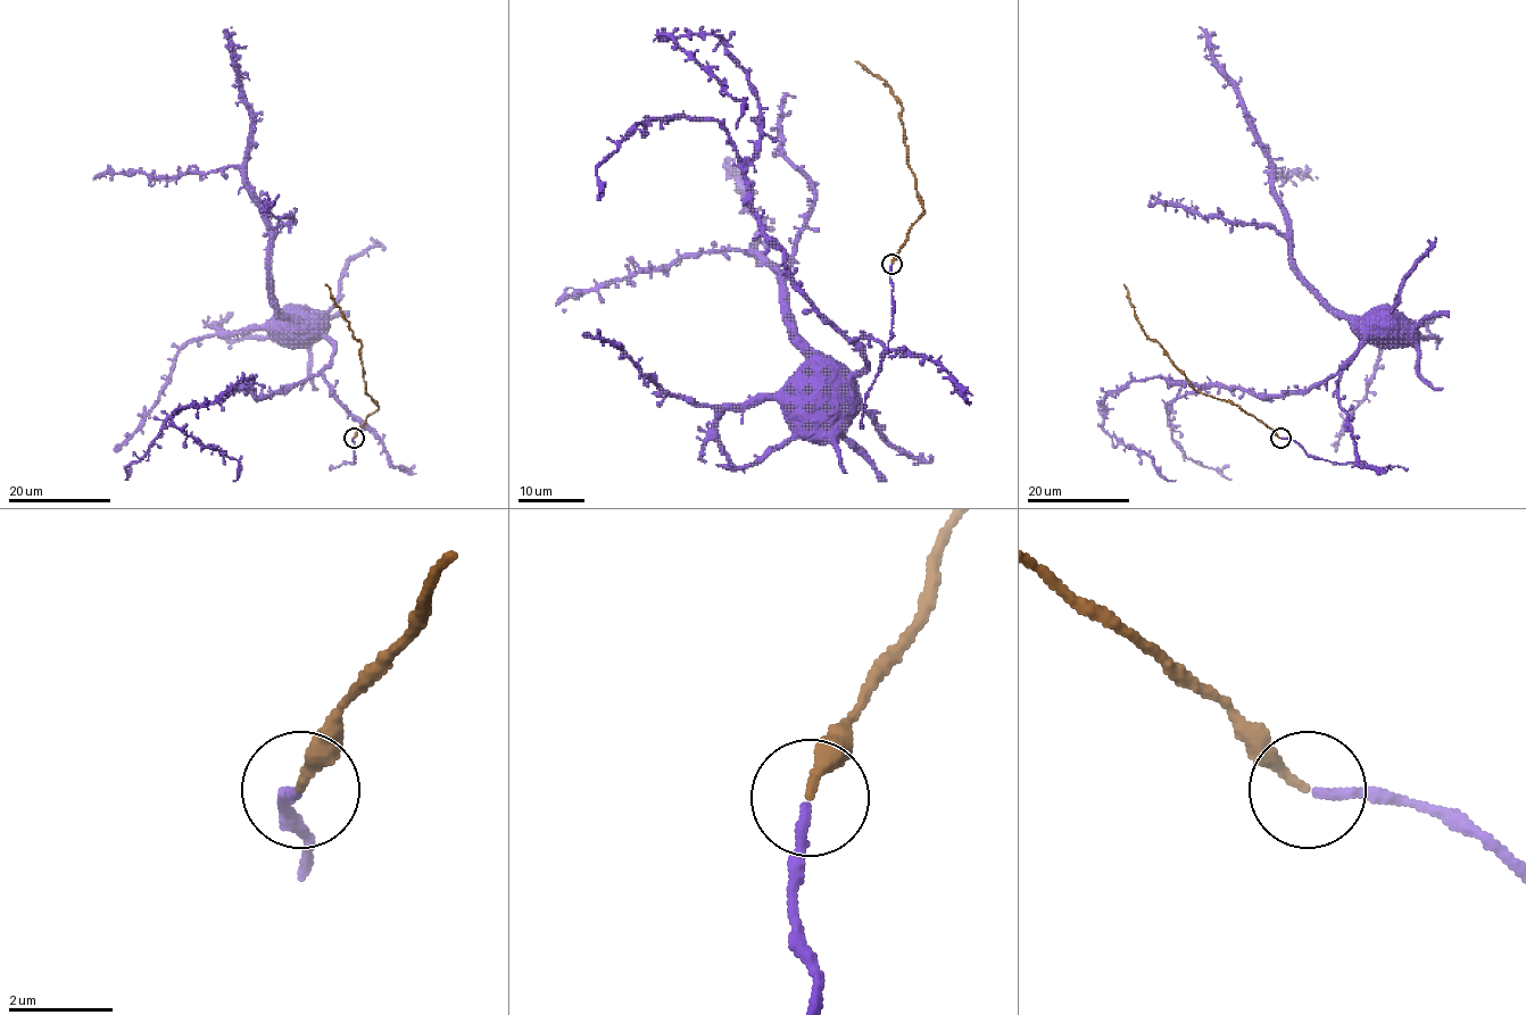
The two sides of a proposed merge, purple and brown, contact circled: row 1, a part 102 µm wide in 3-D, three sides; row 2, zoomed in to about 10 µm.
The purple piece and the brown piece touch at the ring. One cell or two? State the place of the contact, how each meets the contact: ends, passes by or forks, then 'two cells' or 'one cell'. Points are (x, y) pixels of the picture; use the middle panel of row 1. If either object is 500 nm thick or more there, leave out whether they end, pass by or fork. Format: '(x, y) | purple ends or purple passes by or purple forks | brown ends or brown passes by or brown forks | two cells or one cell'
(892, 264) | purple ends | brown ends | two cells

